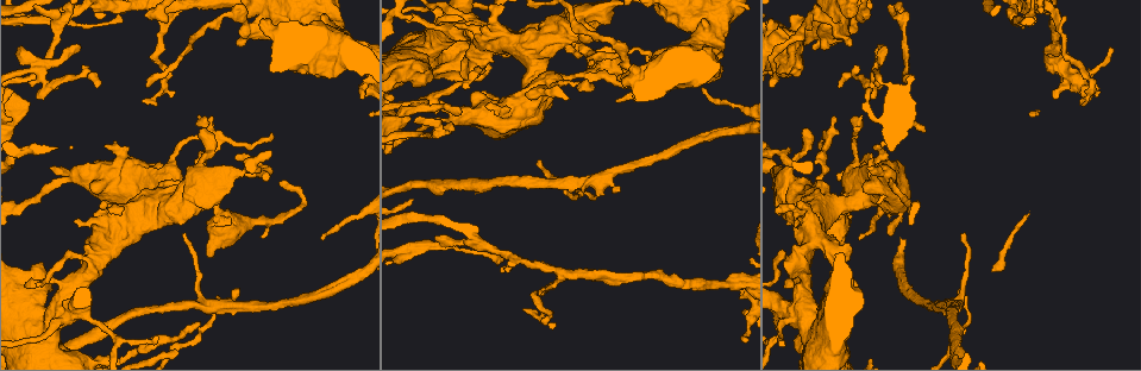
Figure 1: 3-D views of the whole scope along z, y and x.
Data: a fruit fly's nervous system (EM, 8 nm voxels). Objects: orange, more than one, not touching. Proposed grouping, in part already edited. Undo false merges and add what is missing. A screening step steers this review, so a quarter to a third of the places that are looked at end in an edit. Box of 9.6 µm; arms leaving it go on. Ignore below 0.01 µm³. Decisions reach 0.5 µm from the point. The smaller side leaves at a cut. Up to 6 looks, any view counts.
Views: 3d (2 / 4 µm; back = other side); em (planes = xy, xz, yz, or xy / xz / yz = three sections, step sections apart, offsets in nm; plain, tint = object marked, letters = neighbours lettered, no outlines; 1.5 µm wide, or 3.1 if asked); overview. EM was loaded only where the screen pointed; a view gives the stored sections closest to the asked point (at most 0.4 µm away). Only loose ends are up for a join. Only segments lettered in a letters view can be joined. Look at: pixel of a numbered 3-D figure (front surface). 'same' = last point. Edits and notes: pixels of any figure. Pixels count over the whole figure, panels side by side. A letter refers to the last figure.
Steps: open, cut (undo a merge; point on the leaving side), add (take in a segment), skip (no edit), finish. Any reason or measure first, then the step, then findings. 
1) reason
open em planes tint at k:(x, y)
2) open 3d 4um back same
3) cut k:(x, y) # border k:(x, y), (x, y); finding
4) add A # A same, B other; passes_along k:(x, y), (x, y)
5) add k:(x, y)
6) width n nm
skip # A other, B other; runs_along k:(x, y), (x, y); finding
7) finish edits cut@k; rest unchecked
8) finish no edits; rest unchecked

open 3d 2um at 1:(400, 254)

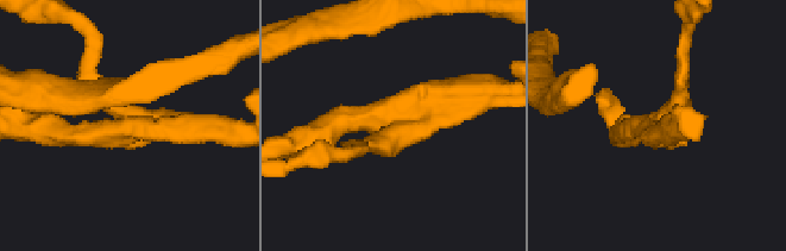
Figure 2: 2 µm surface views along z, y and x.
now the EM
open em planes tint at 2:(401, 129)

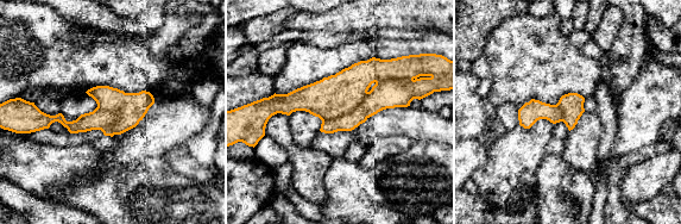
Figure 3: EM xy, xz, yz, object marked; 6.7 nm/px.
see the neighbours
open em planes letters same

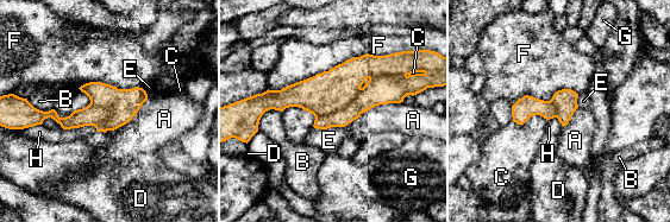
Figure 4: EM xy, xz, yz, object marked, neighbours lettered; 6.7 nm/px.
cut 4:(374, 93) # A other, B other, C other, D other, E other, F other, G other, H other; part_leaving 4:(400, 84), (317, 125); a second cell is stuck on

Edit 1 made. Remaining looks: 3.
redraw
open overview

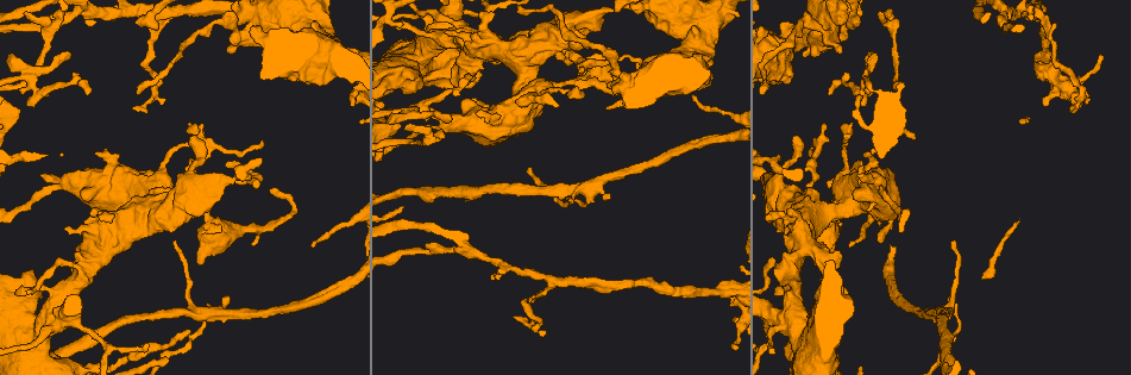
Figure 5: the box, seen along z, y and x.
open 3d 4um at 5:(553, 200)

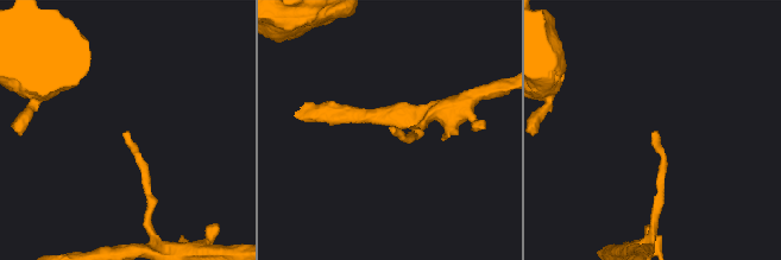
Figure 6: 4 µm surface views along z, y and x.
now the EM
open em planes letters at 6:(393, 129)

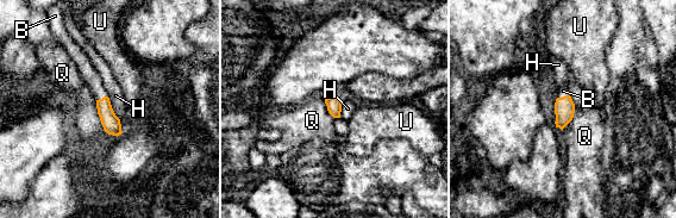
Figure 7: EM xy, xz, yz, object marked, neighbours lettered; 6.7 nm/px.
add B # B same, H other, Q other, U other; it goes on there

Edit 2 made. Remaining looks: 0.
finish edits cut@4, add@7; rest unchecked

